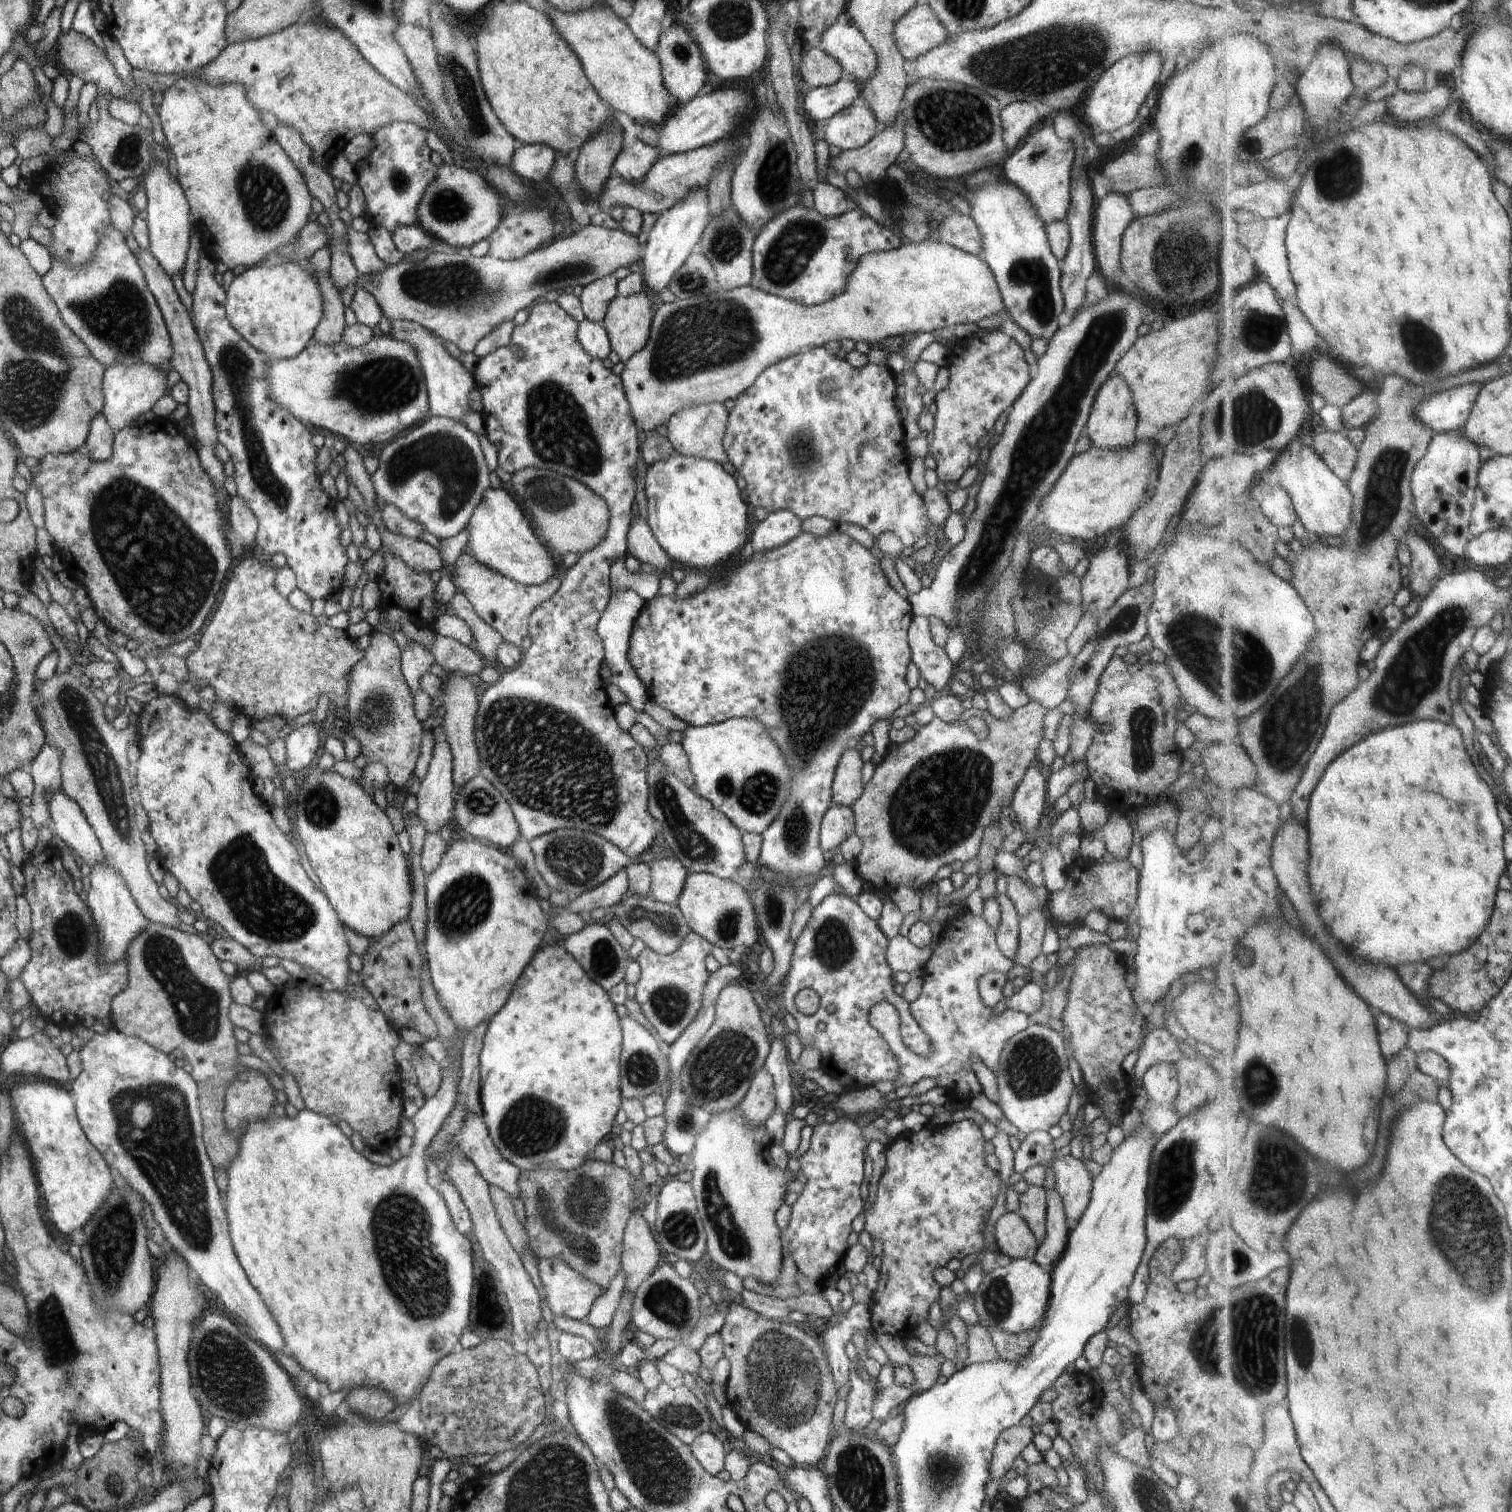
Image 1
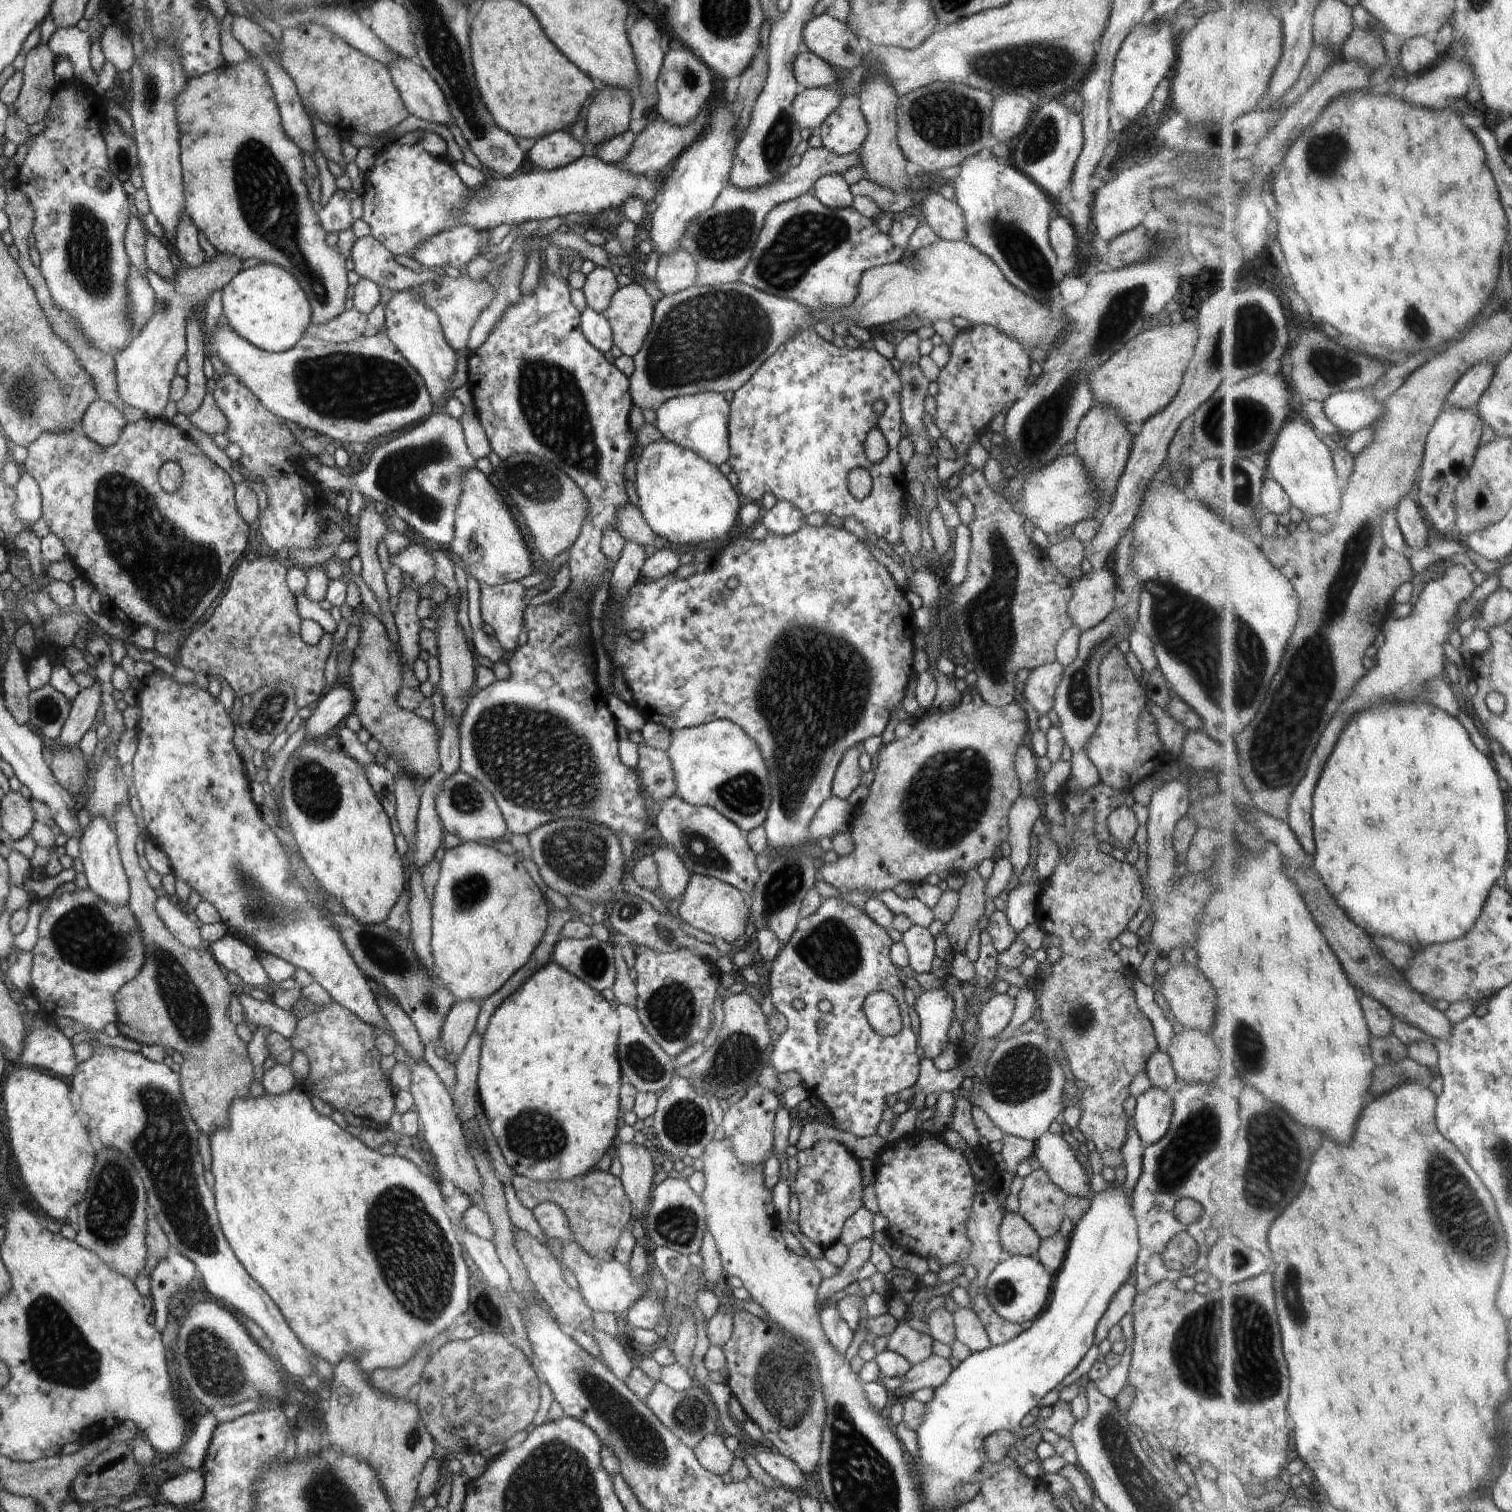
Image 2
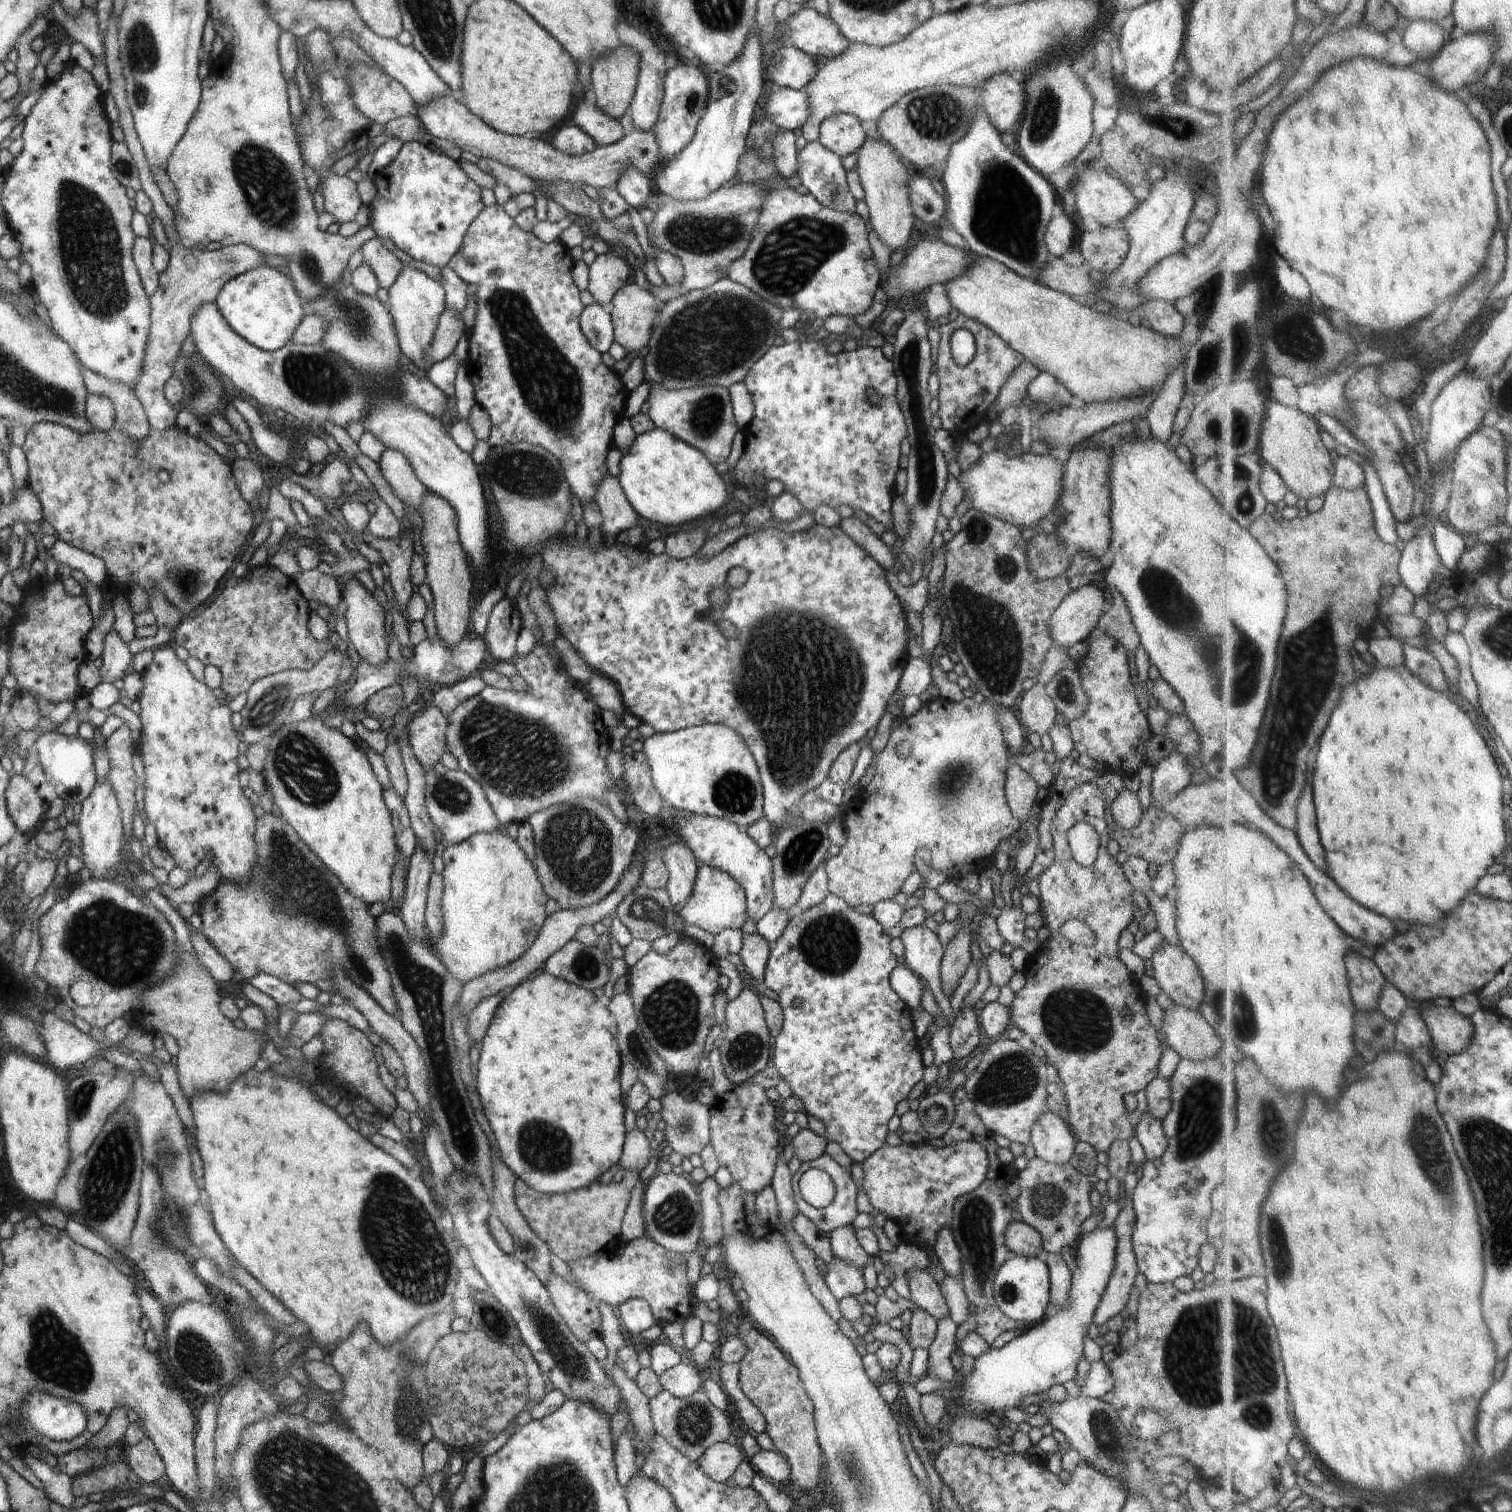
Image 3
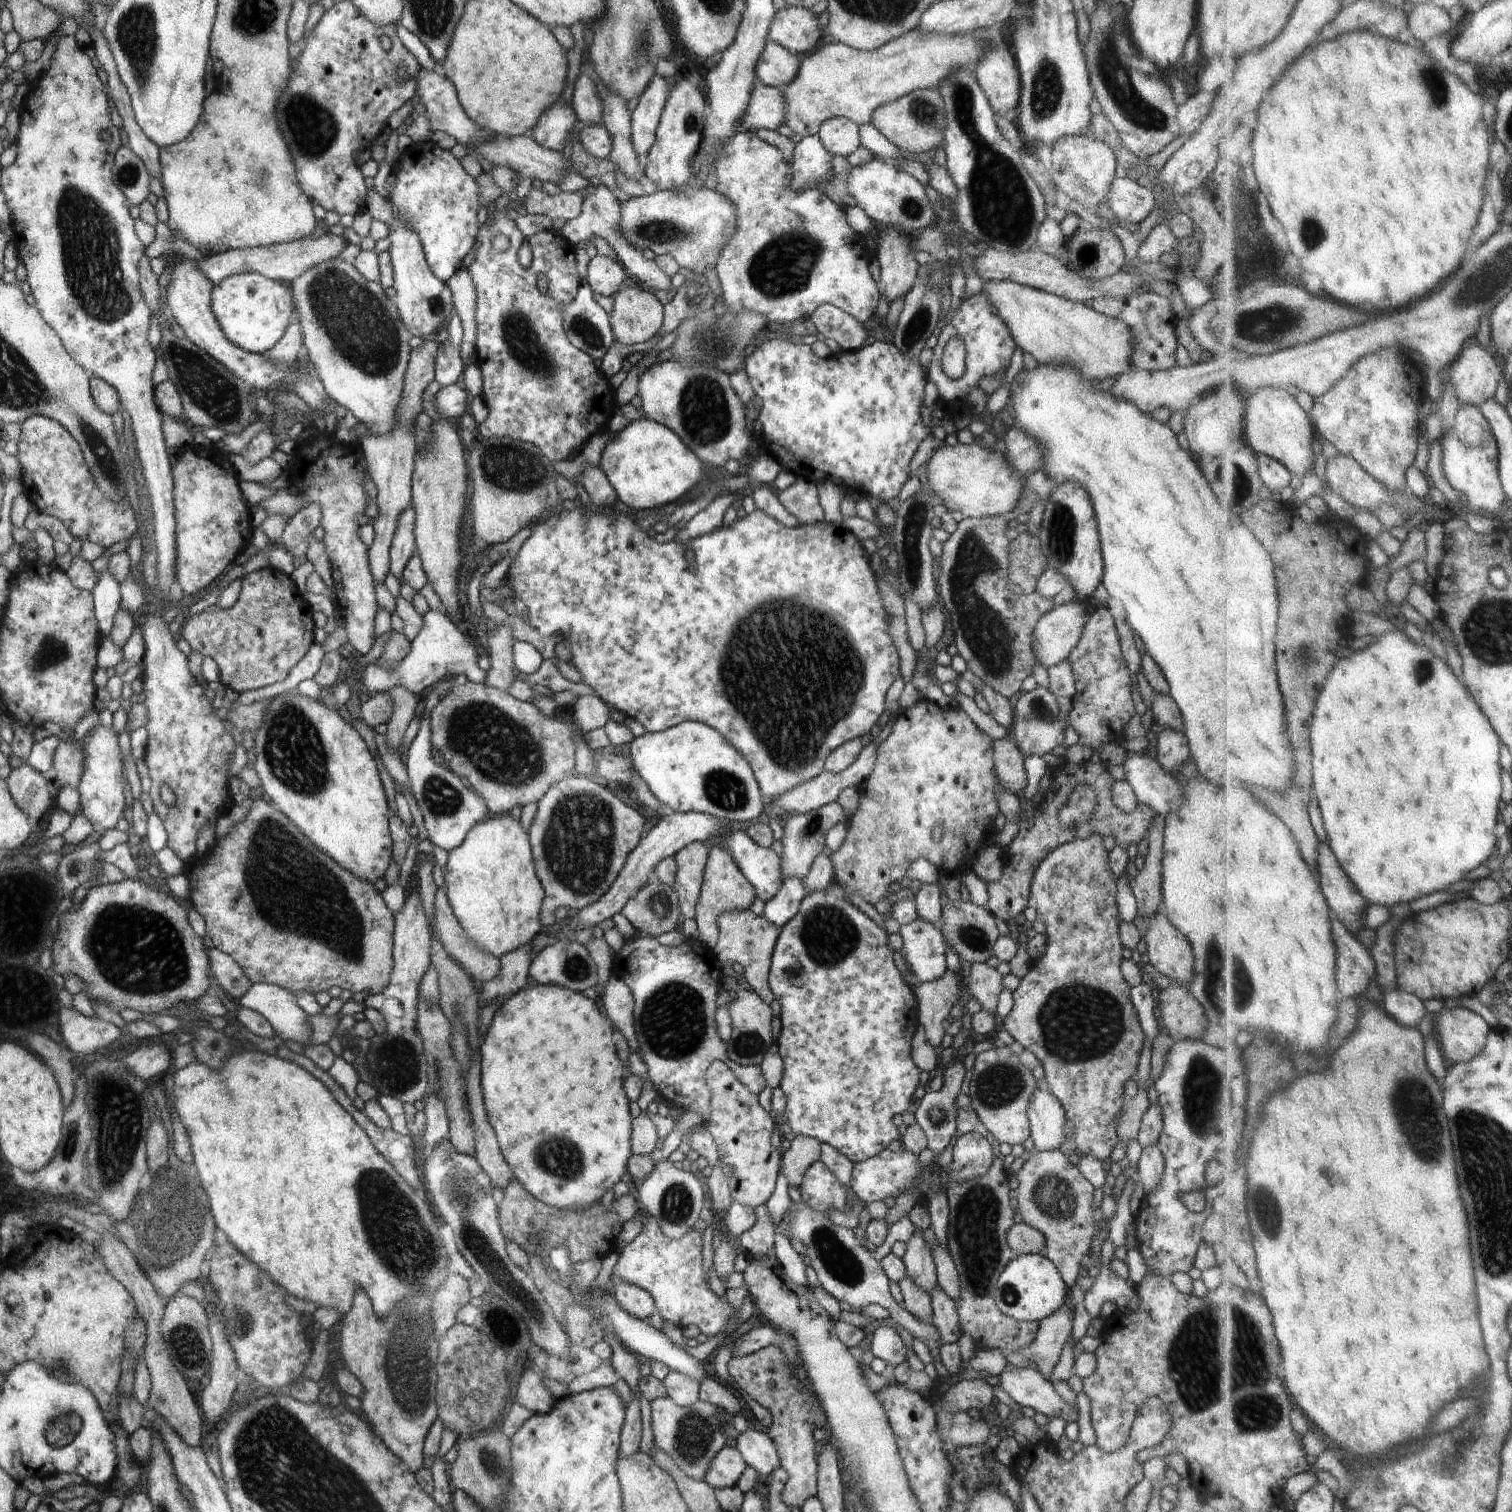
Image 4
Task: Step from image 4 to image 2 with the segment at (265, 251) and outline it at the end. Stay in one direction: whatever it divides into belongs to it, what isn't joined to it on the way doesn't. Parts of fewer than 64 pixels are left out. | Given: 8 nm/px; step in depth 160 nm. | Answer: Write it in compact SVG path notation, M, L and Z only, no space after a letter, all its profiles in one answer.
M218 254L215 261L204 262L202 266L190 268L188 264L176 268L176 278L172 282L160 278L158 274L146 268L145 278L156 298L154 312L146 328L133 338L128 348L116 352L116 381L118 382L118 398L142 412L150 419L166 420L165 406L170 401L170 382L177 376L177 365L187 352L186 326L198 310L206 307L208 298L213 292L224 289L228 282L240 272L242 260L232 254Z

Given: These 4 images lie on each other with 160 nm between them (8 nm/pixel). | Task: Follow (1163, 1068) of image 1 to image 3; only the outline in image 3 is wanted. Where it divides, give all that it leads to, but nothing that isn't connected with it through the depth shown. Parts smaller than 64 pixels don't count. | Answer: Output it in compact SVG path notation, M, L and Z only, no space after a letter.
M1145 1114L1140 1116L1138 1124L1136 1124L1136 1140L1140 1142L1144 1153L1146 1153L1146 1160L1158 1160L1164 1156L1167 1148L1167 1140L1162 1130L1161 1120L1156 1120L1152 1114Z

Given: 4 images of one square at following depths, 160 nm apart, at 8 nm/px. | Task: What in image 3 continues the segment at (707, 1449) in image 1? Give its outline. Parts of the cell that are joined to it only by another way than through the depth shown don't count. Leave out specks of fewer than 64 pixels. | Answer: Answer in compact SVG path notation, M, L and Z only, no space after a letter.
M727 1441L716 1442L702 1454L697 1464L710 1480L726 1484L744 1462L743 1458L740 1445L732 1446Z

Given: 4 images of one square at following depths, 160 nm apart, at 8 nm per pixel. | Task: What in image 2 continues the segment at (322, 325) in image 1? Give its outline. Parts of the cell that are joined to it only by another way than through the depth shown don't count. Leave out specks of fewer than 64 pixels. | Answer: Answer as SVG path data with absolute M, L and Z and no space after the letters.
M252 54L249 56L247 62L226 62L210 73L188 79L186 88L176 98L185 212L218 254L232 254L242 261L256 258L261 263L273 263L290 272L308 298L311 324L326 324L345 312L349 286L346 258L338 254L334 246L328 246L326 232L318 223L318 209L310 201L305 186L303 154L282 128L280 110L268 81L270 72L264 71Z

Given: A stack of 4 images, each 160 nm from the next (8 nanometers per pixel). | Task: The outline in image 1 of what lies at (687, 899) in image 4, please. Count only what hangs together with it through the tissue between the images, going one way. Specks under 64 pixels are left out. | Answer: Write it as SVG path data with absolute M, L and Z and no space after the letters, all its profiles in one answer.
M673 858L654 860L649 864L651 886L649 898L677 907L678 898L684 889L687 870Z

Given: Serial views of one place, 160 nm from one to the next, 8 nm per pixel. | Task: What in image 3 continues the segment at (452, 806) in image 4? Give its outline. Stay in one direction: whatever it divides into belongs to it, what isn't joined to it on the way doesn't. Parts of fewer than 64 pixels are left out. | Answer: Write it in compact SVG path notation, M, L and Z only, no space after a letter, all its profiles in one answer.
M434 770L424 772L424 784L426 812L444 844L461 844L472 834L494 832L501 828L482 788L462 770L447 771L444 775L436 774Z

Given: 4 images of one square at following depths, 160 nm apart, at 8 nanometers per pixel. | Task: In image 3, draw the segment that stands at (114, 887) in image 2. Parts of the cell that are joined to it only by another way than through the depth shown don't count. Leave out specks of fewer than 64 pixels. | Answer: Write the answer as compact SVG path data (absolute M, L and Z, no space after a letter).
M110 778L95 780L94 788L90 796L82 802L80 820L80 838L82 839L82 848L79 850L82 856L81 862L90 870L93 879L103 880L112 868L123 869L120 862L120 850L123 848L123 825L120 813L120 804L114 794L116 790L110 784Z

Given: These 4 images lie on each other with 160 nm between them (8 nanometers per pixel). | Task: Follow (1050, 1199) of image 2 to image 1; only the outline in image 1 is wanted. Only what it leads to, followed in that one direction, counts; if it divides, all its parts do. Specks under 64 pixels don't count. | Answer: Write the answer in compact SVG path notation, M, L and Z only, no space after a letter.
M1029 1186L1028 1190L1019 1194L1019 1202L1019 1216L1026 1222L1030 1231L1034 1234L1037 1244L1042 1244L1046 1237L1046 1189L1042 1186Z

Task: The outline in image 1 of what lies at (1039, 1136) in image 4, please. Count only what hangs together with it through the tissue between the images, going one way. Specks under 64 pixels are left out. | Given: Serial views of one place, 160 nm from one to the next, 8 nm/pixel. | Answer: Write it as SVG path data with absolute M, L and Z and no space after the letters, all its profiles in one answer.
M1067 1150L1054 1152L1051 1168L1056 1175L1055 1190L1060 1196L1065 1211L1065 1219L1077 1220L1091 1200L1093 1179L1083 1160L1073 1158Z

